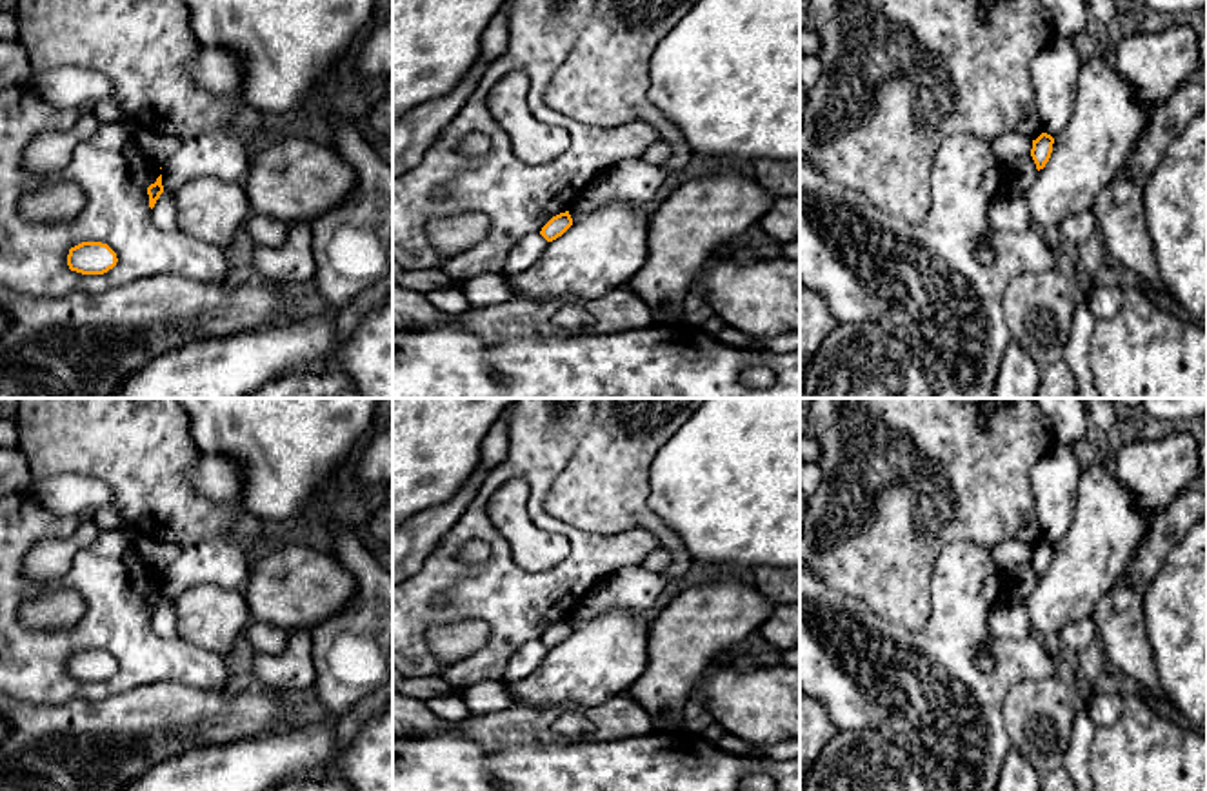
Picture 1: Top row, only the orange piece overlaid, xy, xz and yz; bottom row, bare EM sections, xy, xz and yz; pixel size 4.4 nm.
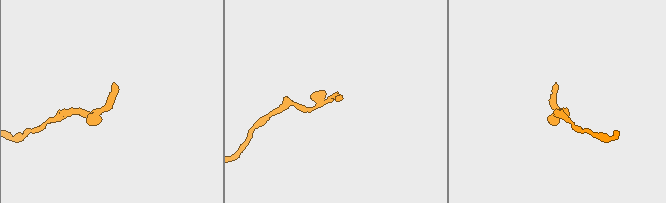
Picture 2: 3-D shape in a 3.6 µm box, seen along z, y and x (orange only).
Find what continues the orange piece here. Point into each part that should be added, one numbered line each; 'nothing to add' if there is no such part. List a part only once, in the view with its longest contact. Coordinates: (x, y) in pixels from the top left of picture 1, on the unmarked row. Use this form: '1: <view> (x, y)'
nothing to add

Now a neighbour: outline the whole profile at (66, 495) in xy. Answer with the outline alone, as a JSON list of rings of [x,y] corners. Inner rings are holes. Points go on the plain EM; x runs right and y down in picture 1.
[[[69,473],[33,480],[31,495],[49,511],[62,516],[78,515],[87,507],[111,507],[113,504],[111,489],[104,482]]]

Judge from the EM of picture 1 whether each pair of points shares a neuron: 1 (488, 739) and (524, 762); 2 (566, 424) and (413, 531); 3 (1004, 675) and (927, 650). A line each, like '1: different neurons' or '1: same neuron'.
1: different neurons
2: different neurons
3: same neuron

